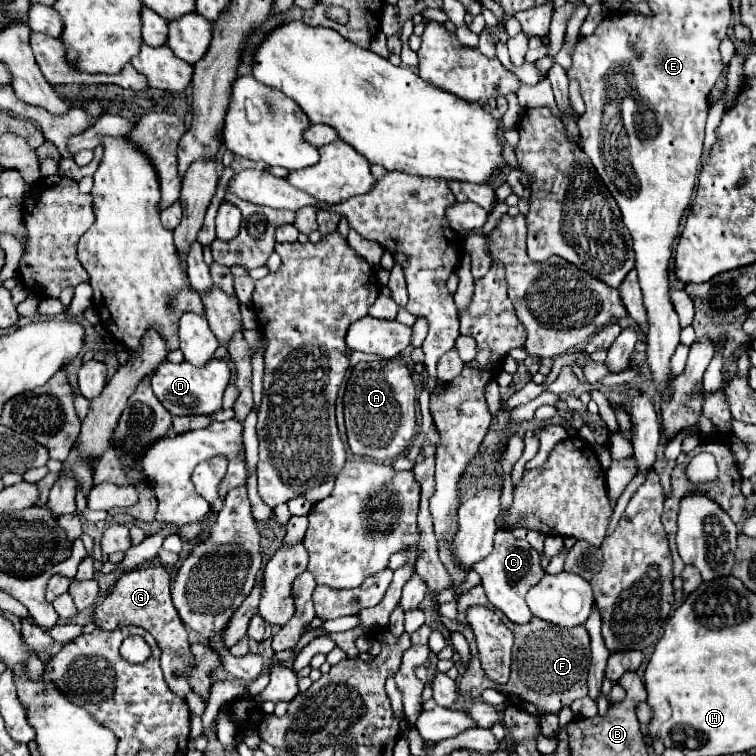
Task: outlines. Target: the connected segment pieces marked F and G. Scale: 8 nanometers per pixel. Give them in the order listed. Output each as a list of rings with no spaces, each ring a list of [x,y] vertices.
[[[538,618],[530,624],[512,624],[514,630],[514,662],[508,684],[496,686],[512,706],[534,716],[558,714],[564,706],[588,694],[586,678],[590,666],[590,636],[584,626],[562,628]]]
[[[148,562],[148,566],[138,566],[138,568],[122,574],[122,578],[116,582],[116,588],[112,590],[112,594],[106,596],[100,604],[96,604],[94,624],[100,630],[114,630],[114,628],[120,628],[126,624],[134,624],[134,626],[148,630],[154,636],[158,648],[162,650],[162,672],[164,672],[166,684],[170,686],[170,690],[174,694],[178,694],[178,698],[184,700],[186,694],[190,692],[188,678],[184,672],[190,670],[194,658],[190,656],[188,632],[186,632],[182,620],[178,618],[178,612],[172,606],[172,600],[166,598],[166,596],[170,596],[168,584],[170,584],[170,574],[160,562]]]

